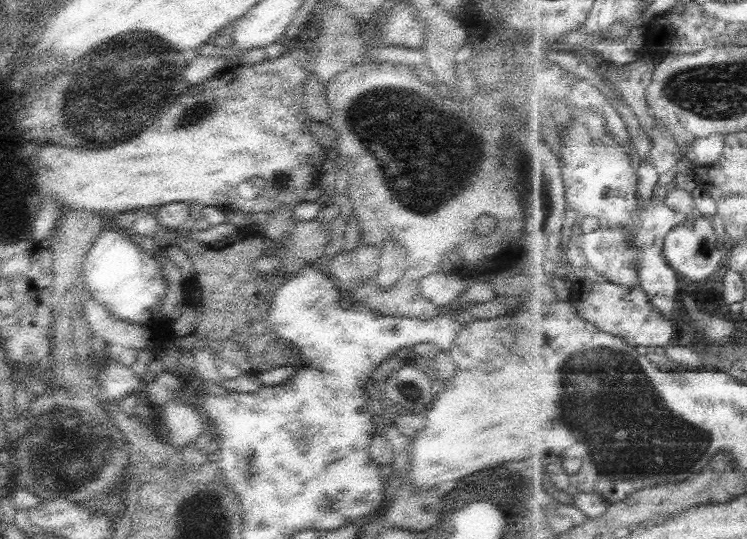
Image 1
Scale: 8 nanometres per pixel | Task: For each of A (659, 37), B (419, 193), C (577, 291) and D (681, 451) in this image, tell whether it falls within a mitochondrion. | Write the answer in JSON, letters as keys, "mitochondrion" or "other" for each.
{"A":"other","B":"mitochondrion","C":"other","D":"mitochondrion"}

